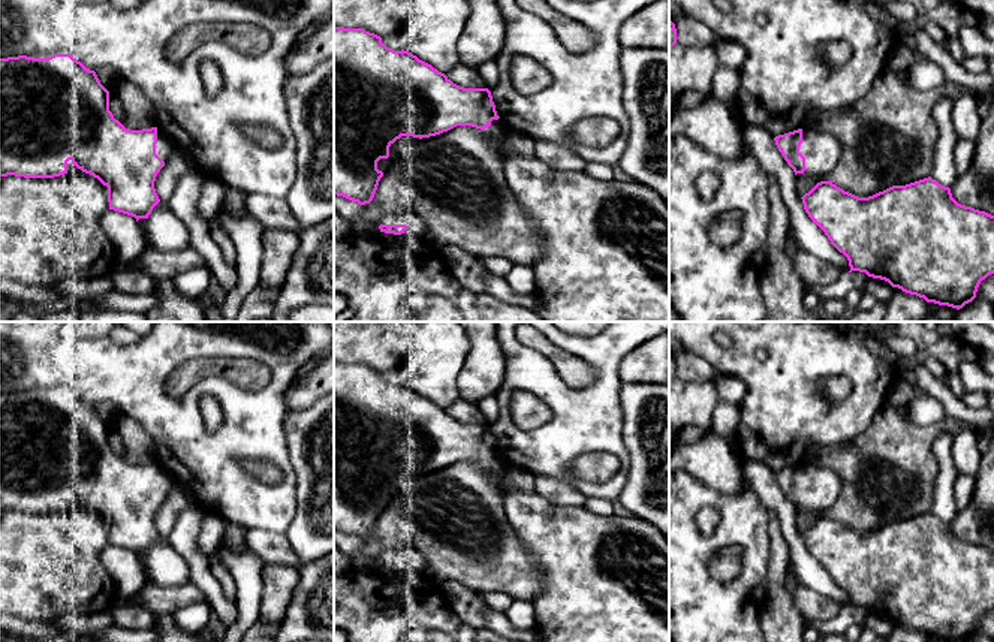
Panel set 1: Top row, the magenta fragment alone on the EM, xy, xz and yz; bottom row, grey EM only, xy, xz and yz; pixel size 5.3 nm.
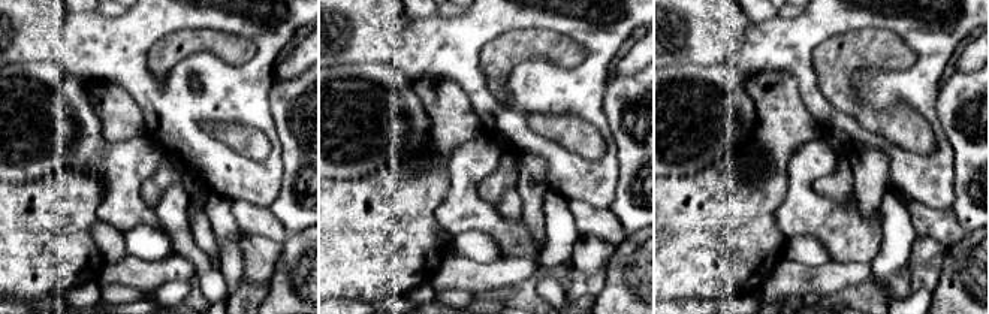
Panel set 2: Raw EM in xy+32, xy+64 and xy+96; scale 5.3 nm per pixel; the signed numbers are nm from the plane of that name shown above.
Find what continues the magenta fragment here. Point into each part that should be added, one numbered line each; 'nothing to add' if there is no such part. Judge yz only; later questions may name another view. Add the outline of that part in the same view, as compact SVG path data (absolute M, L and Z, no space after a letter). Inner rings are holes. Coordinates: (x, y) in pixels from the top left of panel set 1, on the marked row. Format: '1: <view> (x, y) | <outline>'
1: yz (822, 151) | M810 127L802 129L799 153L805 157L805 175L823 177L834 171L841 157L840 141Z

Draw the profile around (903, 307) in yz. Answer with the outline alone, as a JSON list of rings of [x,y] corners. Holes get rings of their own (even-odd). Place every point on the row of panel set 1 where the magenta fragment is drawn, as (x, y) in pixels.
[[[892,287],[888,311],[883,322],[921,322],[928,316],[928,302],[924,298]]]

